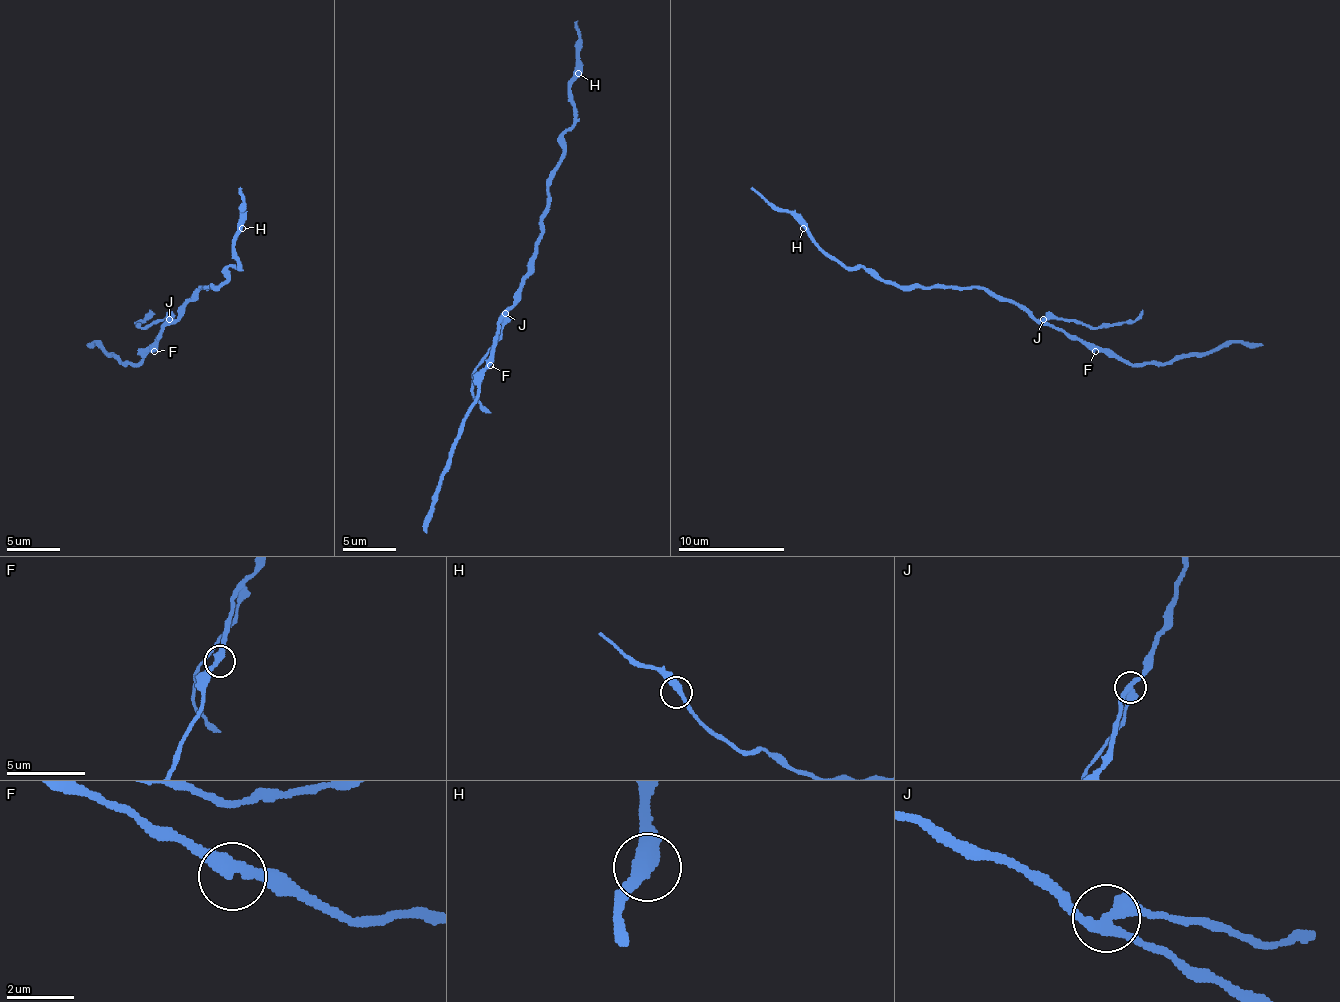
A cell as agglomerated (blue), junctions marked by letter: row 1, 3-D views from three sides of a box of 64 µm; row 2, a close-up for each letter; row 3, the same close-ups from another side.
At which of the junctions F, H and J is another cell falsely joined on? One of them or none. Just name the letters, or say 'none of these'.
J

